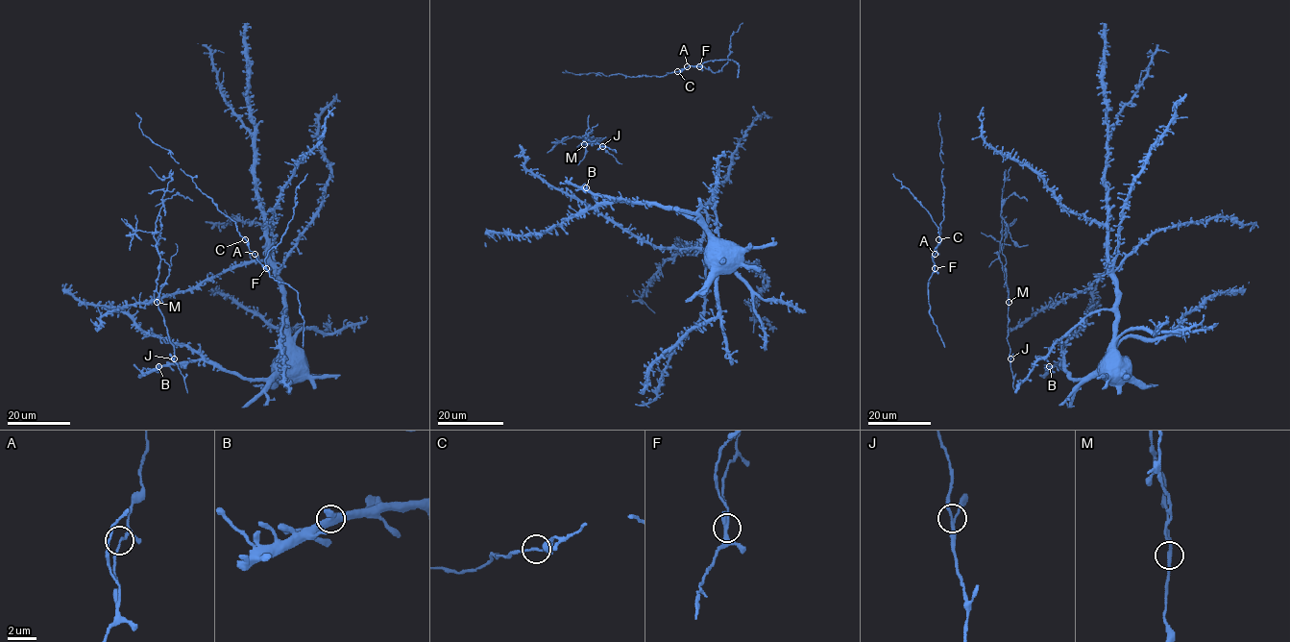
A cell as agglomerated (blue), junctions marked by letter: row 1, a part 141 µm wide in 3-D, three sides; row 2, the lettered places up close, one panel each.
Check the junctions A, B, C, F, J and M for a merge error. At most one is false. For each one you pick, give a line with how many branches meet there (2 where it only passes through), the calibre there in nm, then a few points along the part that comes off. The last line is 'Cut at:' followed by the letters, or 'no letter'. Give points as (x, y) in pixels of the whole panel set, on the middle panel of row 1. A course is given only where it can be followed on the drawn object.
M: branches 3; calibre 180 nm; course (584, 144), (588, 135), (581, 137), (590, 136), (599, 140), (576, 147)
Cut at: M

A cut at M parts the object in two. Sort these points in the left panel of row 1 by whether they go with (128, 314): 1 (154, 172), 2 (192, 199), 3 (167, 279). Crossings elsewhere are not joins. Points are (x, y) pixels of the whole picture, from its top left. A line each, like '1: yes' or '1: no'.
1: no
2: no
3: no

